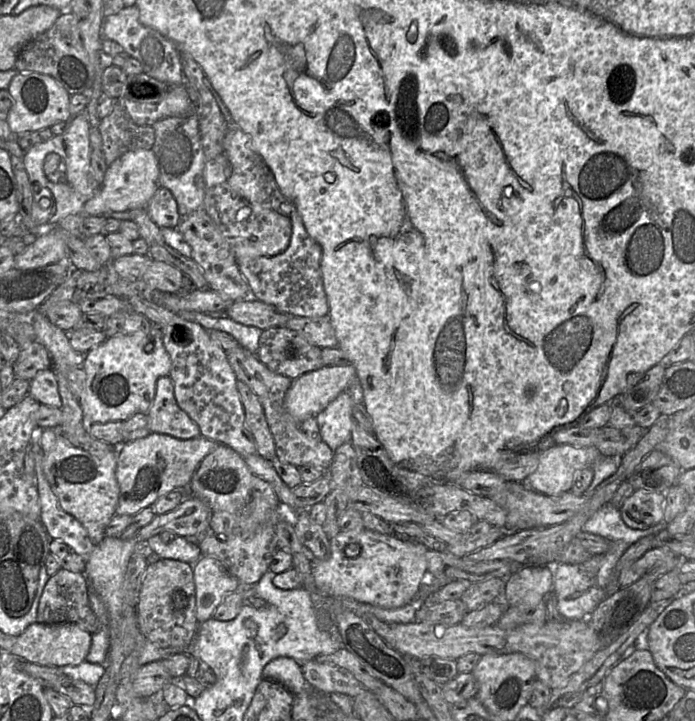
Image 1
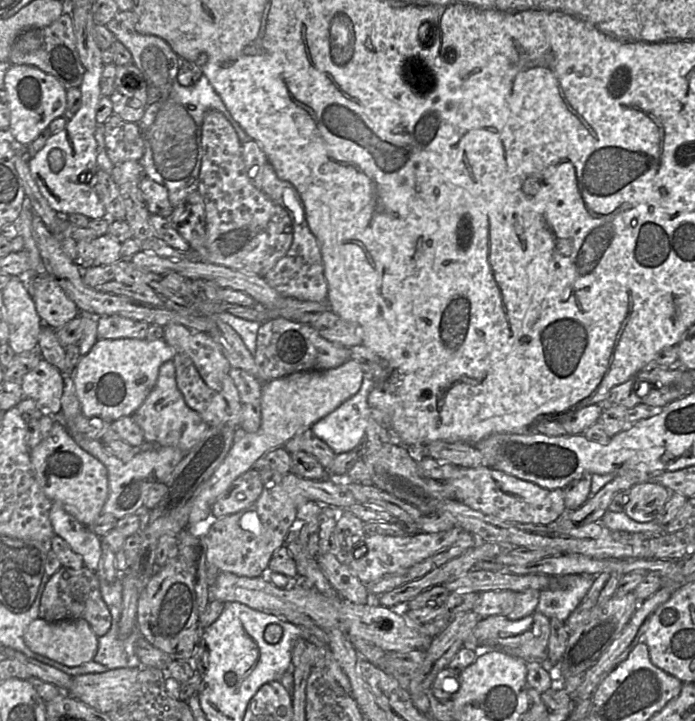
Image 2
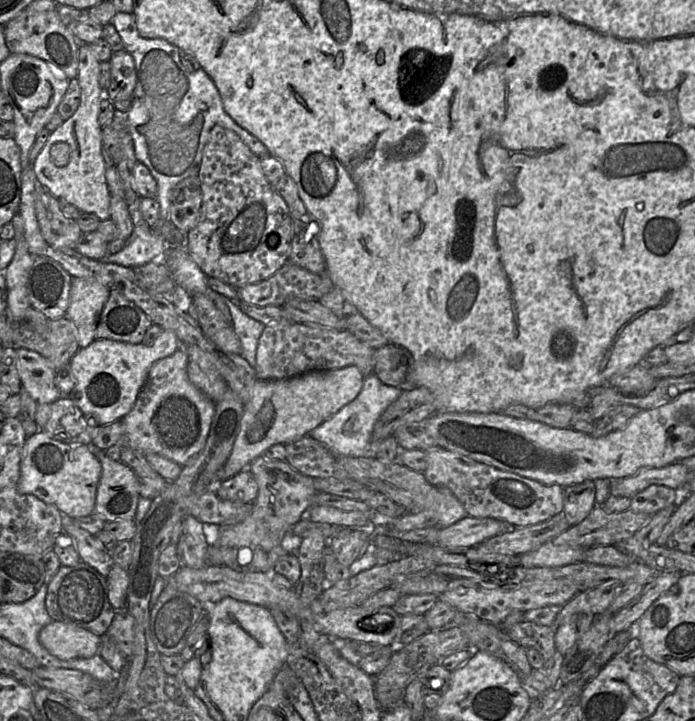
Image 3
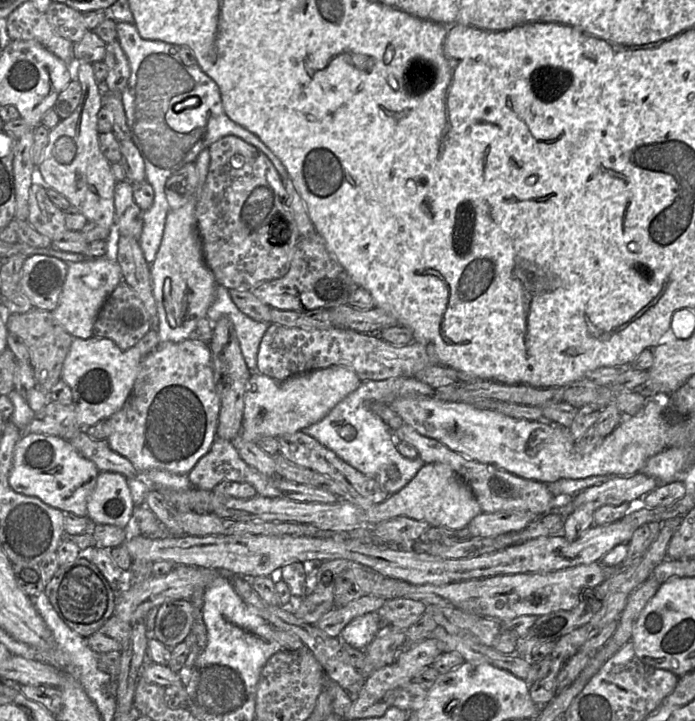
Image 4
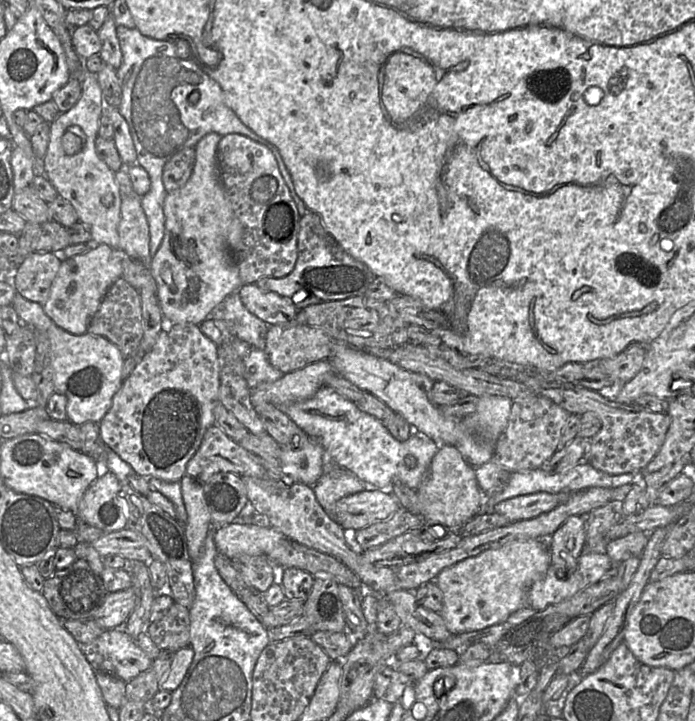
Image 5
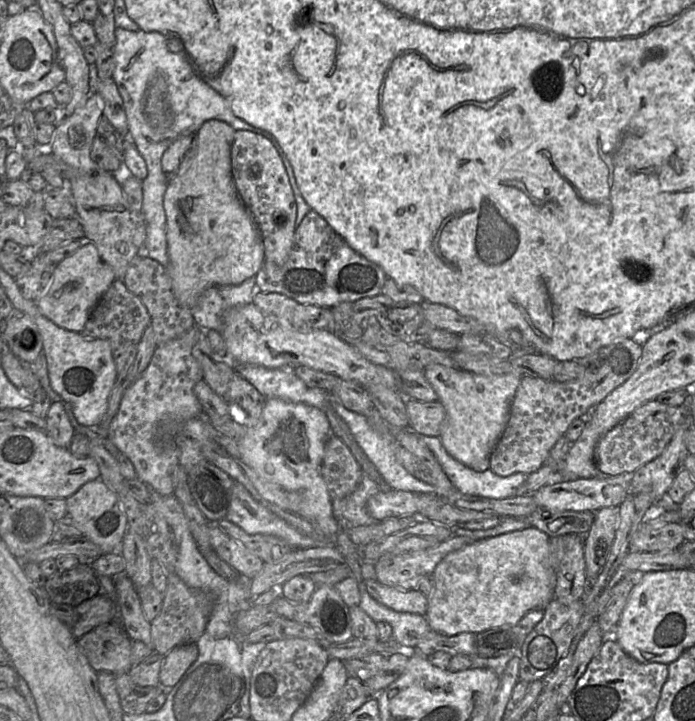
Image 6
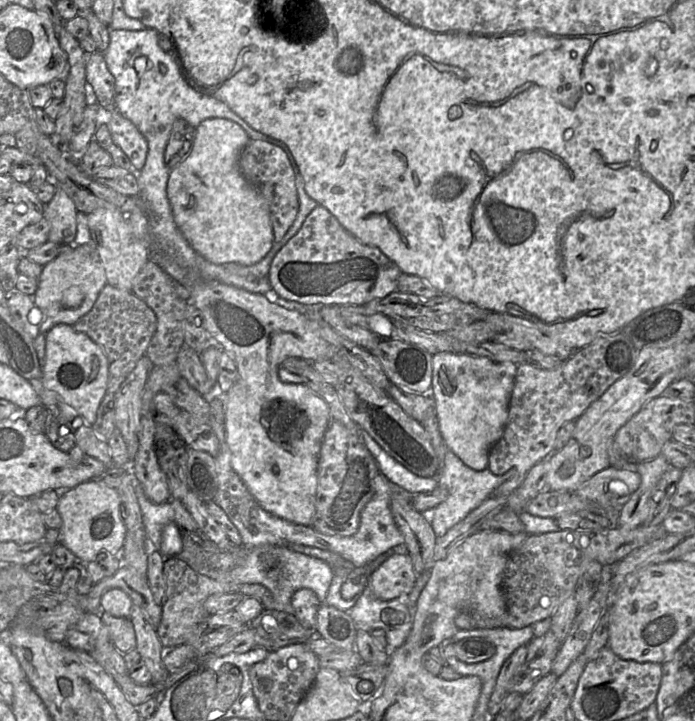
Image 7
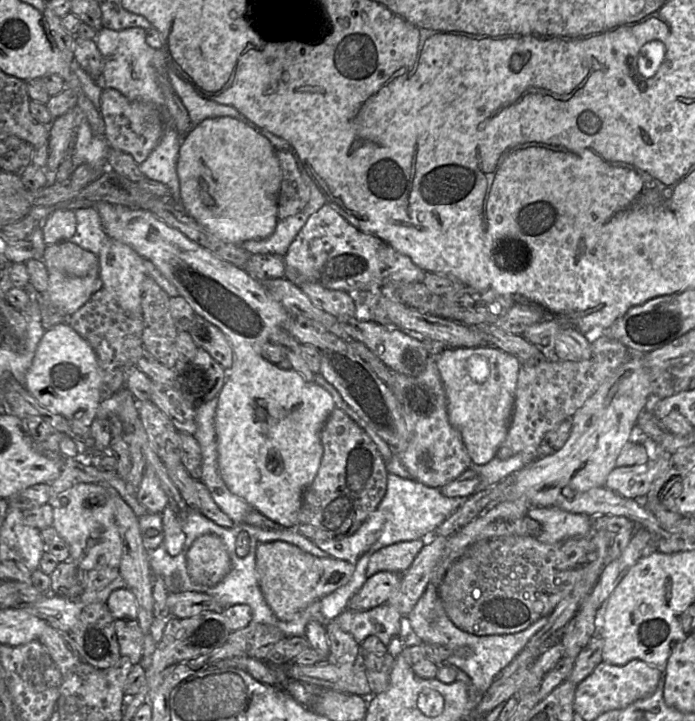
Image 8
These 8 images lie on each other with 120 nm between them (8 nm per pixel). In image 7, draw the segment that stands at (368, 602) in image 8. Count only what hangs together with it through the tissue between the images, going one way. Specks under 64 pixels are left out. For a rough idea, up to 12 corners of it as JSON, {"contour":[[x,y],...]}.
{"contour":[[409,553],[392,554],[370,575],[377,598],[408,594],[416,579]]}

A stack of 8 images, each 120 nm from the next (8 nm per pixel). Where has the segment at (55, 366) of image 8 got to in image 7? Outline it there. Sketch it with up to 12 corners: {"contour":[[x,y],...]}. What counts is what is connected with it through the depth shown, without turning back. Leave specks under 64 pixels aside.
{"contour":[[73,326],[45,334],[43,384],[87,427],[107,392],[103,349]]}

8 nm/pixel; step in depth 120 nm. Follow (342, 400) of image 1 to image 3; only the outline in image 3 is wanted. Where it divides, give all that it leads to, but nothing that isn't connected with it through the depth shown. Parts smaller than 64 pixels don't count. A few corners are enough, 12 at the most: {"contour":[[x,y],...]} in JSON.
{"contour":[[373,374],[307,436],[363,457],[376,421],[402,392]]}

